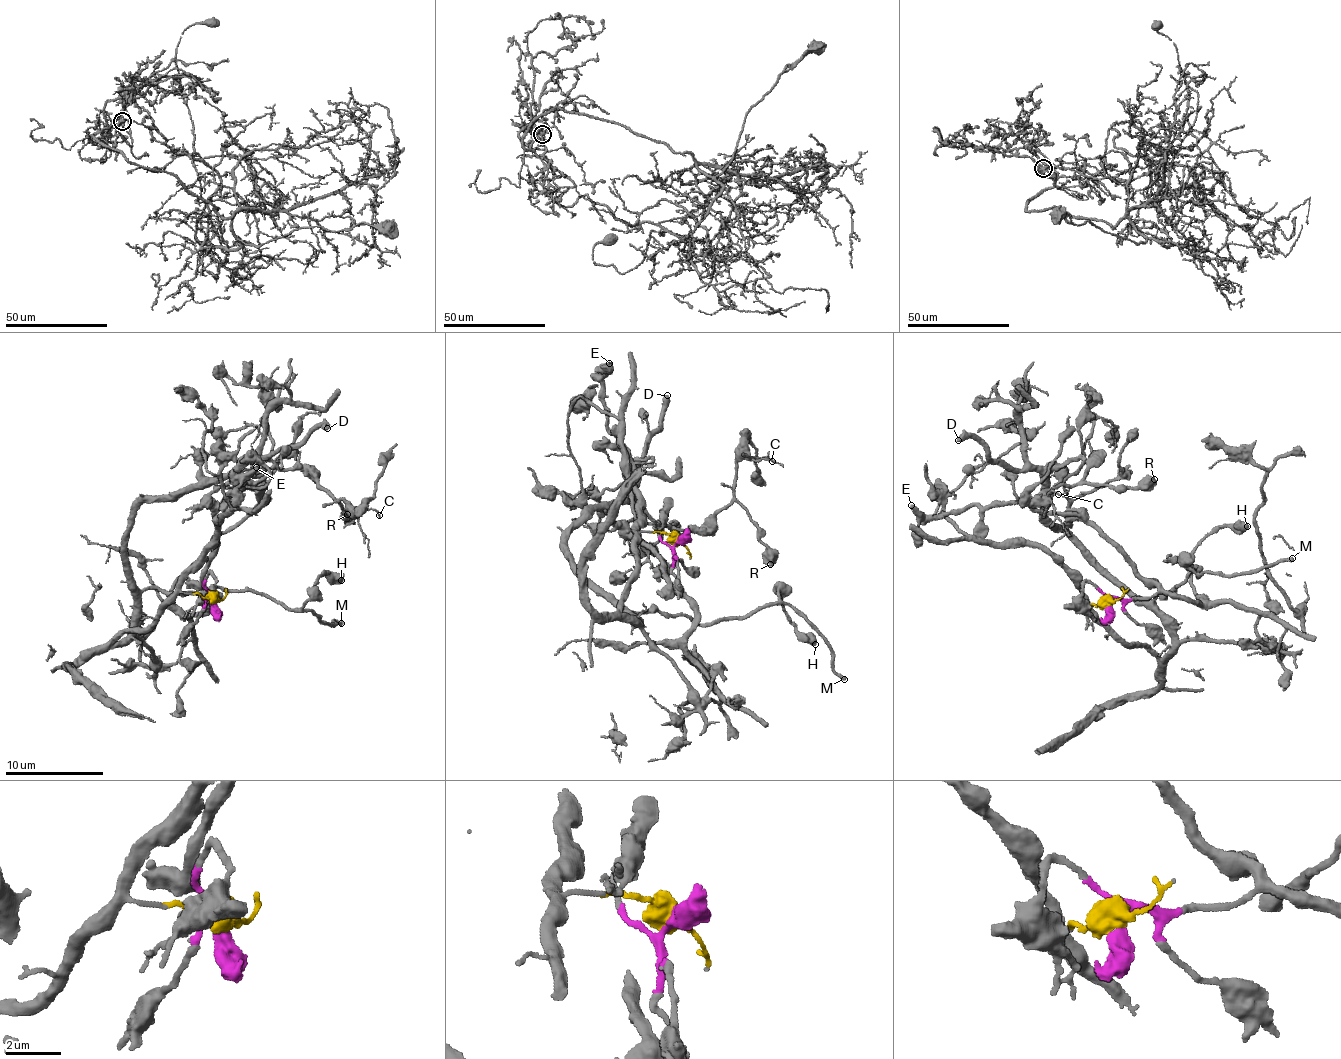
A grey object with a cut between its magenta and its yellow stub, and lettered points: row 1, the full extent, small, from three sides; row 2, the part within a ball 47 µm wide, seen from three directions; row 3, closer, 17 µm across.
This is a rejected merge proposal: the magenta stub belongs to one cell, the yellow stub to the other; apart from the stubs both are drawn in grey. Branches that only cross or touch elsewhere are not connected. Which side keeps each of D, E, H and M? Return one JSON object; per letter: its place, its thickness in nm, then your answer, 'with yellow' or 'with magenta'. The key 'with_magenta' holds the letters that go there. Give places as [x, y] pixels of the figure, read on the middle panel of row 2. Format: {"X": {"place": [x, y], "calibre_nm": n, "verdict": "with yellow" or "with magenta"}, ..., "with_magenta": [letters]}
{"D": {"place": [667, 395], "calibre_nm": 440, "verdict": "with yellow"}, "E": {"place": [609, 363], "calibre_nm": 360, "verdict": "with magenta"}, "H": {"place": [815, 644], "calibre_nm": 650, "verdict": "with yellow"}, "M": {"place": [844, 679], "calibre_nm": 280, "verdict": "with yellow"}, "with_magenta": ["E"]}

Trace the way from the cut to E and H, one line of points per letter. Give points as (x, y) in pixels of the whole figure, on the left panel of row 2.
E: (213, 601), (200, 598), (220, 530), (216, 515), (247, 484), (234, 475), (257, 467)
H: (213, 598), (184, 592), (116, 642), (149, 588), (262, 593), (298, 609), (326, 573), (341, 581)

